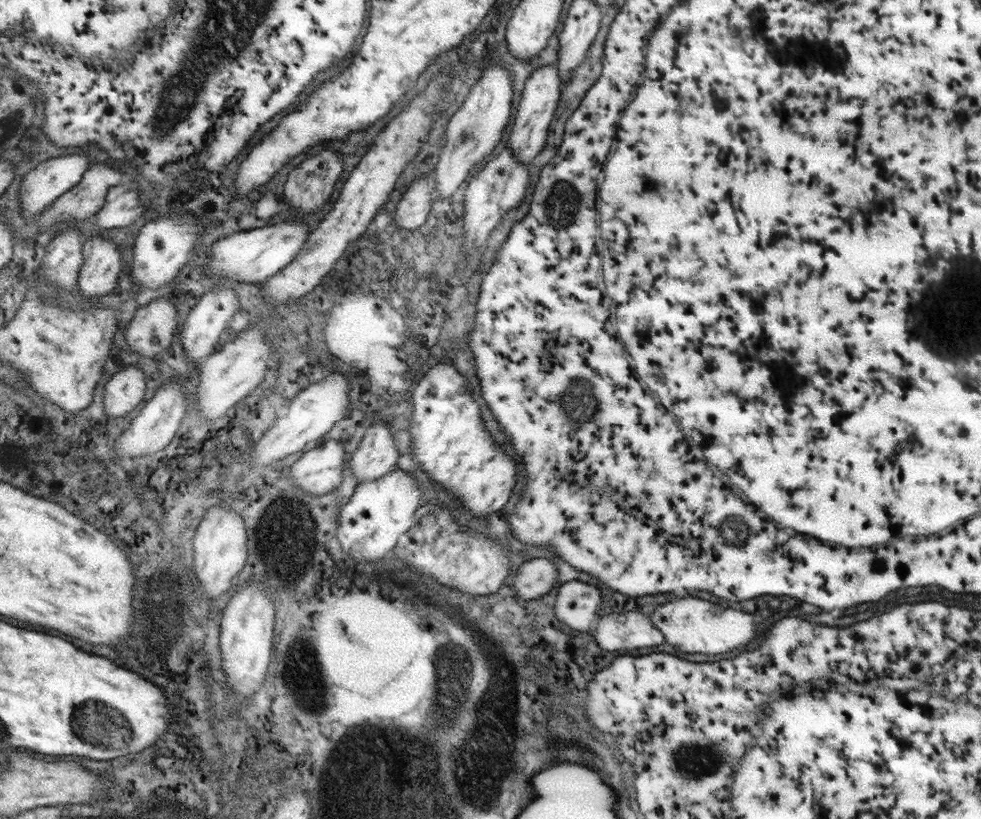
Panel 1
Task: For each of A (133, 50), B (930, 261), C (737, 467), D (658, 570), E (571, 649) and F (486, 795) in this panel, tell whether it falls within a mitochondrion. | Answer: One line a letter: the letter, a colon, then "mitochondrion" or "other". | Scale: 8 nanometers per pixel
A: other
B: other
C: other
D: other
E: other
F: mitochondrion

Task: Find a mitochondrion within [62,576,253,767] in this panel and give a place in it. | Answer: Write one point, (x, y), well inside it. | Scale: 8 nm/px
(108, 726)

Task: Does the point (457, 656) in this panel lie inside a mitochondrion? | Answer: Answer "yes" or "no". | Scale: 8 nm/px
yes

